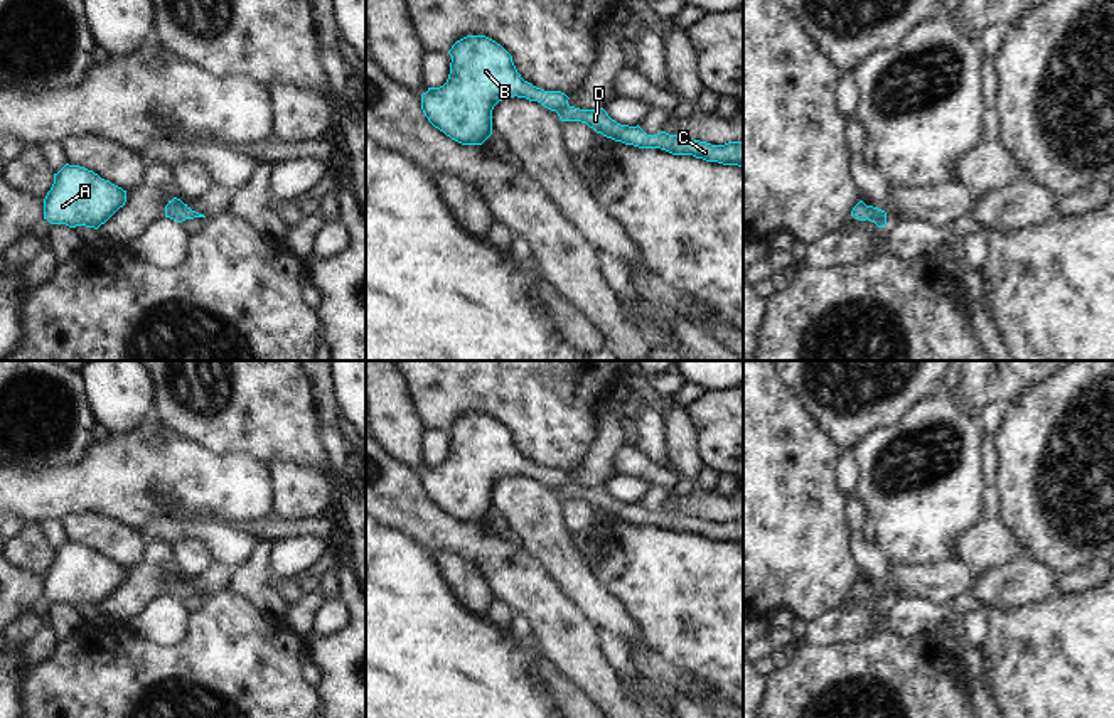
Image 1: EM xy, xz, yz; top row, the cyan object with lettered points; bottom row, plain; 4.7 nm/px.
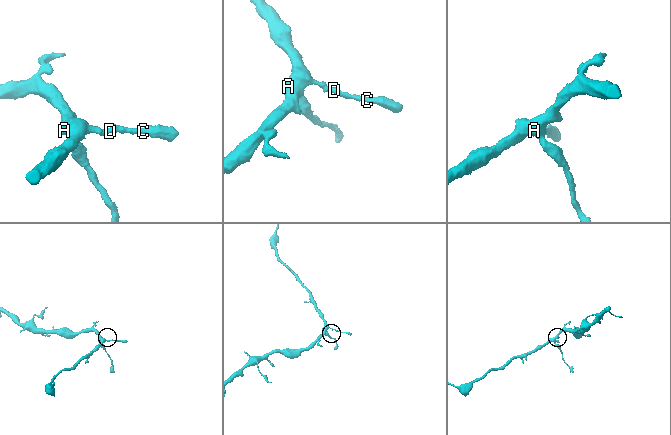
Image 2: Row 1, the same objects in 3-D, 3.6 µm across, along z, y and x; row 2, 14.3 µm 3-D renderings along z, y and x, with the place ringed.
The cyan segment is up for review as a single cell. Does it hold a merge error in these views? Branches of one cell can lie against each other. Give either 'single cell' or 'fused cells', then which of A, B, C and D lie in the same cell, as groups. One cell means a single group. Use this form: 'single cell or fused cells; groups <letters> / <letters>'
single cell; groups A B C D

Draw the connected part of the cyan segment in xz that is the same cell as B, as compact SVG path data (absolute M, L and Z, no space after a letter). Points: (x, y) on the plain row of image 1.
M467 413L448 428L450 452L443 463L421 472L428 499L462 522L482 522L492 512L492 487L507 475L526 475L556 489L561 499L581 499L607 516L639 526L661 526L706 539L743 544L743 519L711 522L661 509L647 512L639 502L620 502L603 485L580 487L561 469L544 469L524 458L512 433L485 413Z

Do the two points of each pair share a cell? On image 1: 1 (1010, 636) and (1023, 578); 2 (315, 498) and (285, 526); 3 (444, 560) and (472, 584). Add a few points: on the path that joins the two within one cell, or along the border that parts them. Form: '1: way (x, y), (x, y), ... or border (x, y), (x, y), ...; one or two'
1: border (1055, 597), (1020, 607), (991, 609); two
2: border (272, 509), (283, 518), (321, 516); two
3: way (450, 565), (465, 580); one

